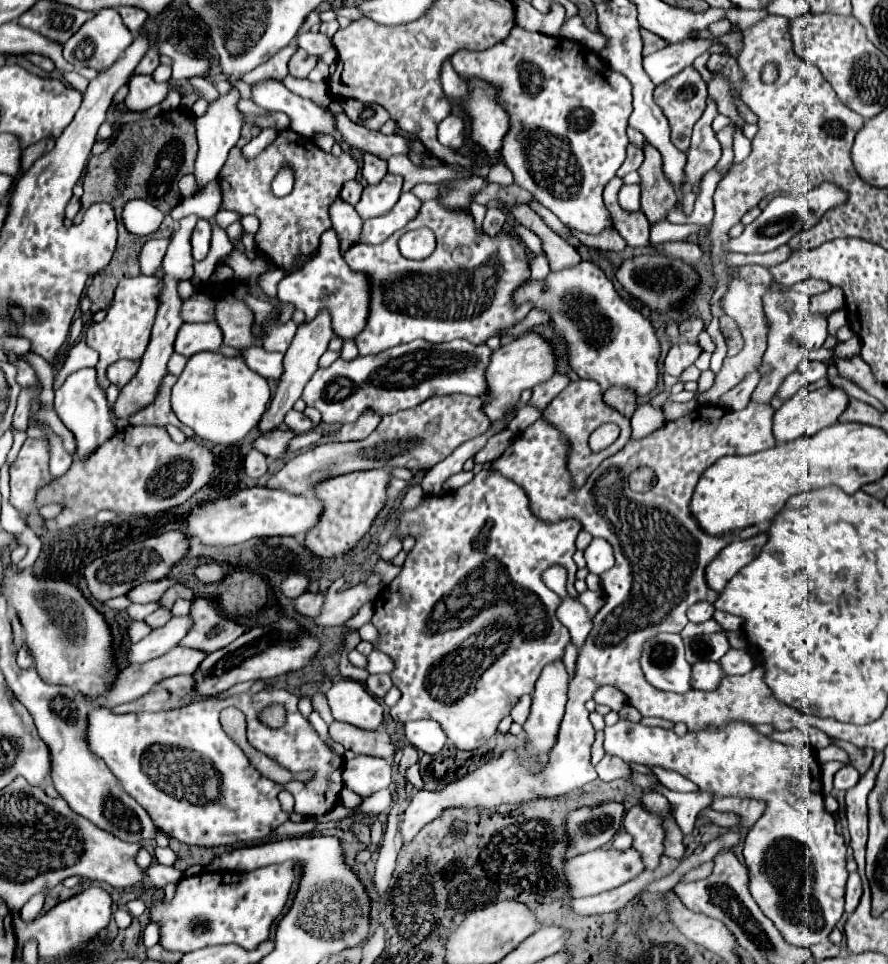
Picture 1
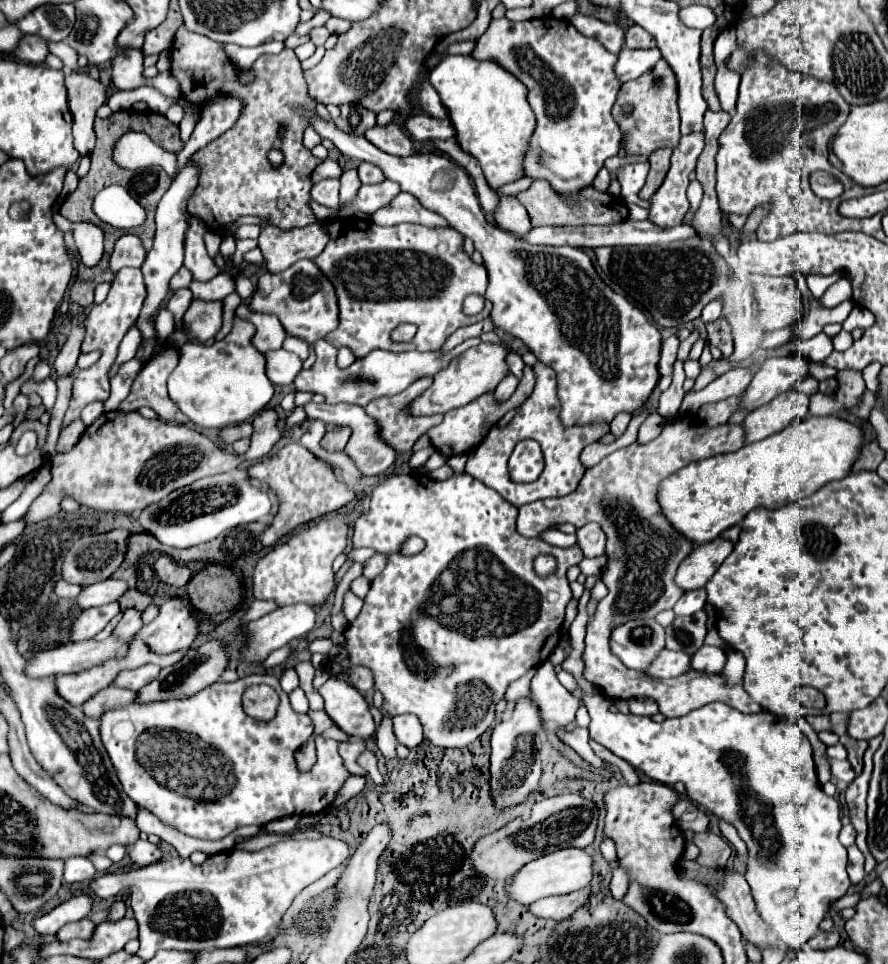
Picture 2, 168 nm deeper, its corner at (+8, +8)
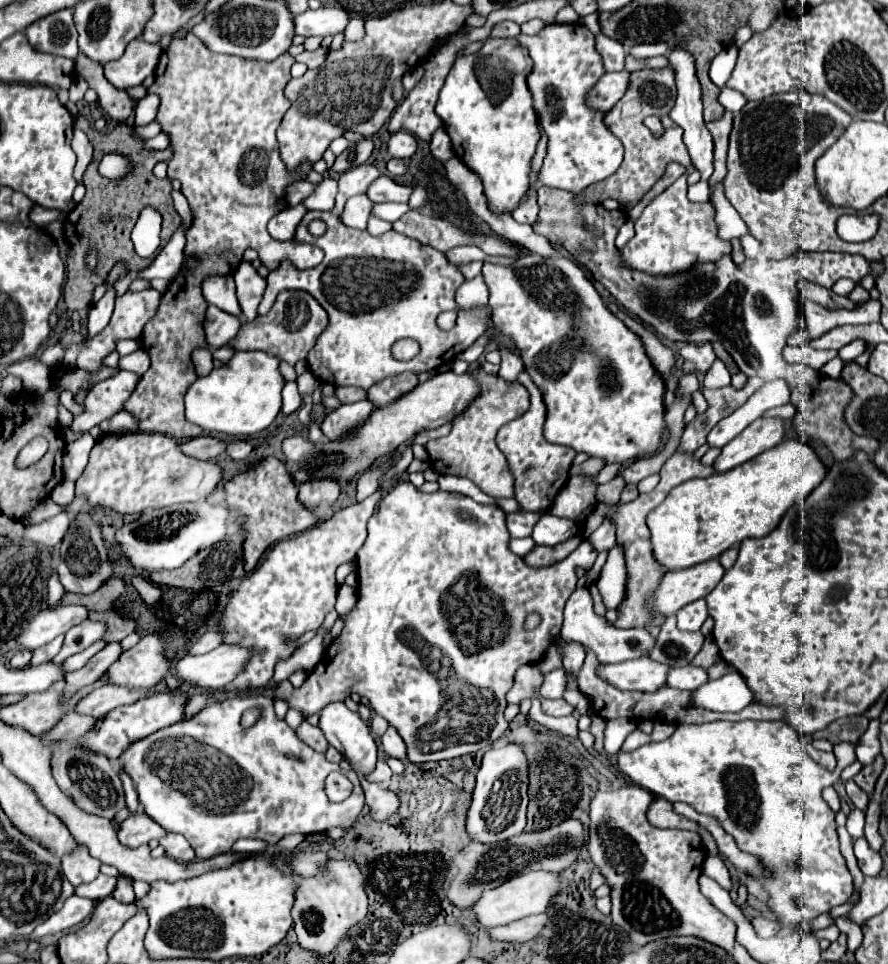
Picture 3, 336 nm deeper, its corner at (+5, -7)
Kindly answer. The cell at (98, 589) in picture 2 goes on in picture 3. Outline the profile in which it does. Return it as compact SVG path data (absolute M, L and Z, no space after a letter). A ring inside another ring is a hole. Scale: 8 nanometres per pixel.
M58 606L42 610L34 620L22 630L18 636L18 642L22 648L36 650L48 642L52 642L56 636L66 634L72 626L82 624L88 618L90 610L86 606Z

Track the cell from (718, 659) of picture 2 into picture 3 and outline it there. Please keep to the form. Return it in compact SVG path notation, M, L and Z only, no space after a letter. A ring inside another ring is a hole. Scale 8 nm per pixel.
M682 666L682 668L672 668L668 674L668 686L680 688L680 690L692 690L700 688L702 684L708 682L708 670L700 666Z

